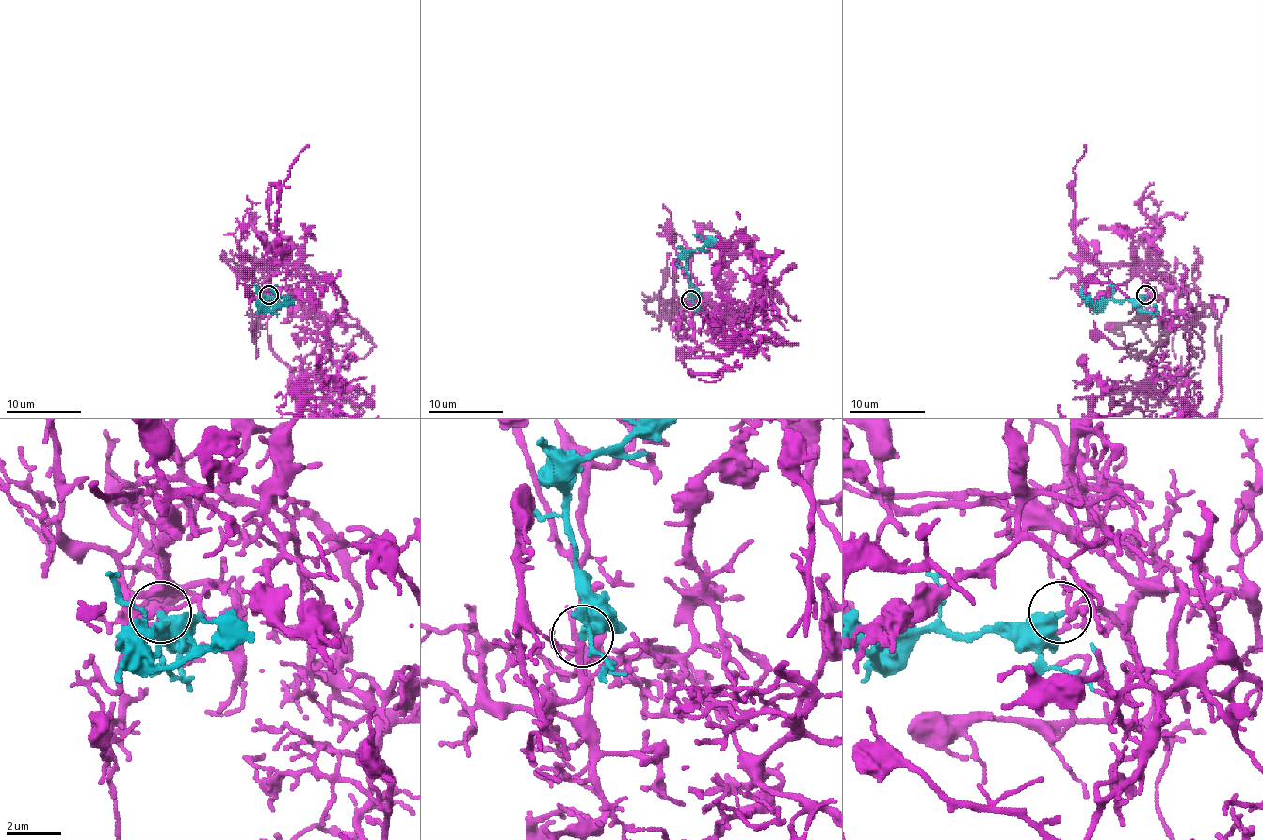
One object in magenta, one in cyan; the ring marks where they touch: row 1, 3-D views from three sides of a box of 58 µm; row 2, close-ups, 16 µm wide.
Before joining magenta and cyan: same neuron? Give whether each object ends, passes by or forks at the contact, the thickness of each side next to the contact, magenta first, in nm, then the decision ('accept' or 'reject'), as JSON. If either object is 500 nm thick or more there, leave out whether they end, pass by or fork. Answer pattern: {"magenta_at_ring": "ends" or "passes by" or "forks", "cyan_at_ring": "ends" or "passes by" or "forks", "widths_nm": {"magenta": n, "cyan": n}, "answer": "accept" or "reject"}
{"magenta_at_ring": "forks", "cyan_at_ring": "ends", "widths_nm": {"magenta": 130, "cyan": 320}, "answer": "accept"}

